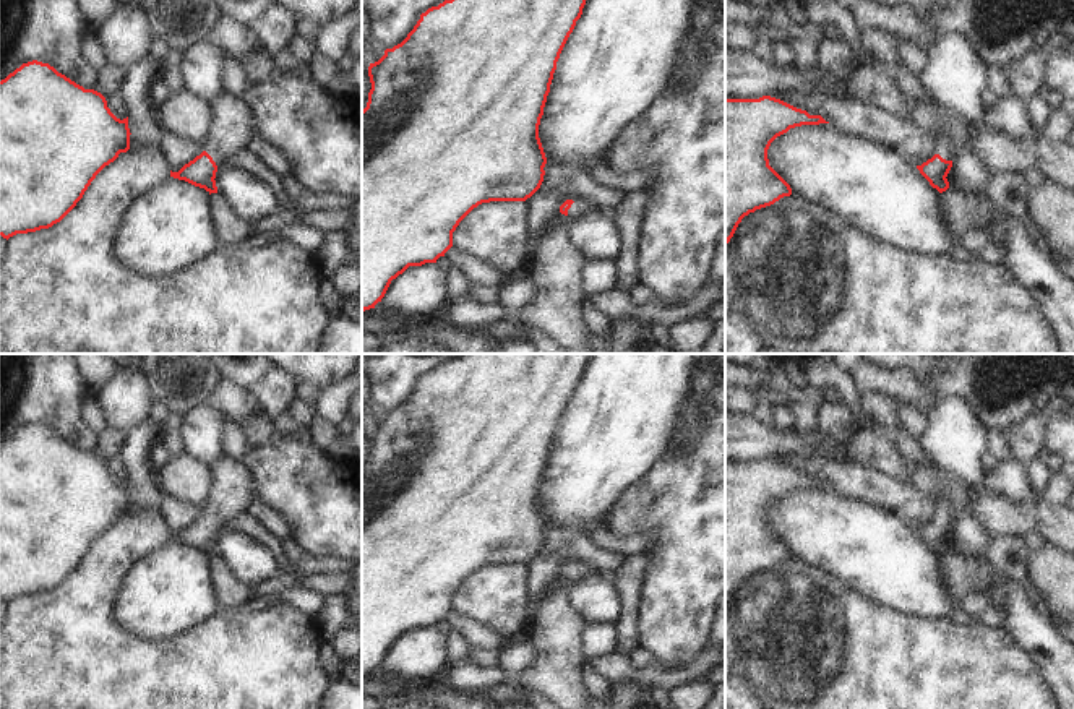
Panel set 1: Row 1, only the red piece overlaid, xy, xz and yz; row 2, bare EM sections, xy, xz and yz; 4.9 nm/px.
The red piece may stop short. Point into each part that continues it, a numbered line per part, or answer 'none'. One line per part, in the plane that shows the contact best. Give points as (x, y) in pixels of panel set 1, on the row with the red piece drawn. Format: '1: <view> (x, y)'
1: xy (231, 127)

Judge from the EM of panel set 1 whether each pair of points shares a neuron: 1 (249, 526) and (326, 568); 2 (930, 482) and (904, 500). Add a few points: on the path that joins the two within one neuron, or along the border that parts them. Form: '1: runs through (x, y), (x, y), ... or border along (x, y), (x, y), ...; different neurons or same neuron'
1: runs through (270, 544), (287, 567), (305, 567); same neuron
2: border along (910, 485), (935, 500); different neurons

